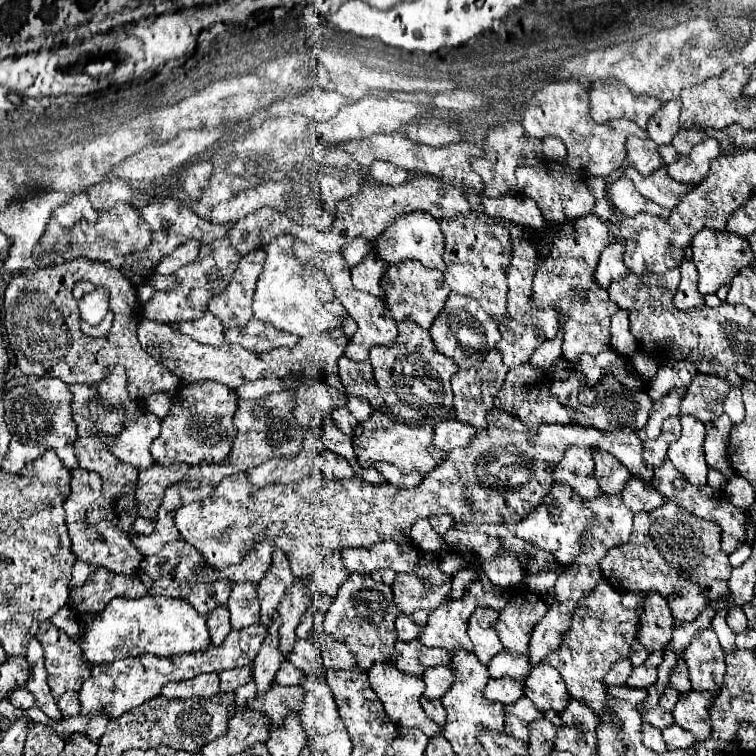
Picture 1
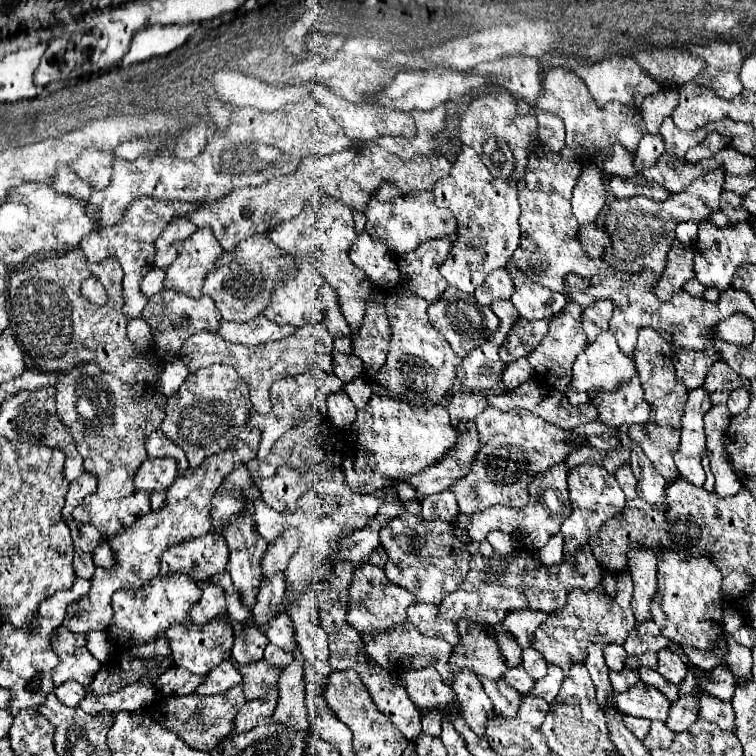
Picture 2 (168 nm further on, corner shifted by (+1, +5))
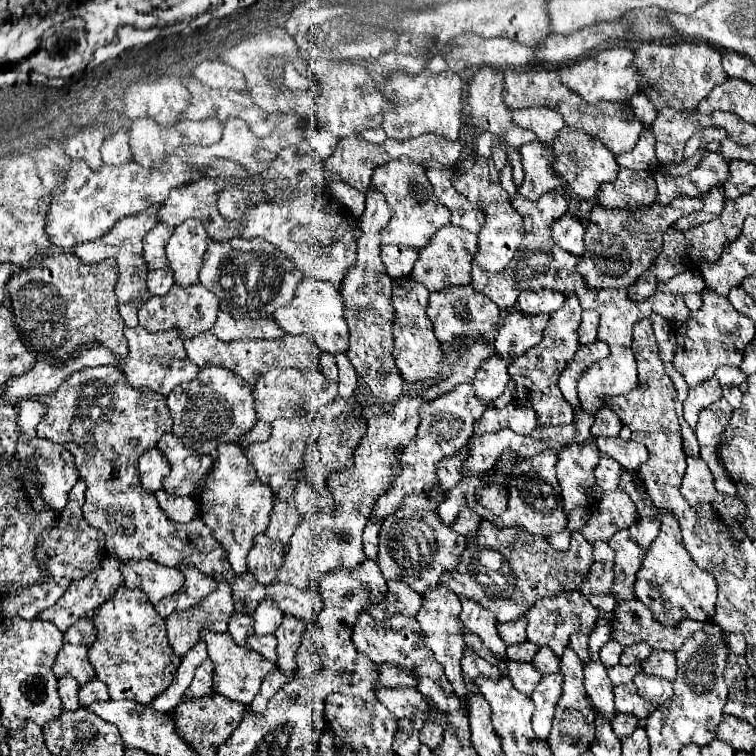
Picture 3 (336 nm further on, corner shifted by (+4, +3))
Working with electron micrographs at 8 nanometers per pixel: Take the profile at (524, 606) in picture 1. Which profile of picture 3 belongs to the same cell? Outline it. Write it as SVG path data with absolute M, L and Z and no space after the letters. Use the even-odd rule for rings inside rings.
M519 617L511 623L499 623L497 631L507 645L519 645L519 643L525 643L525 623L527 621L523 617Z

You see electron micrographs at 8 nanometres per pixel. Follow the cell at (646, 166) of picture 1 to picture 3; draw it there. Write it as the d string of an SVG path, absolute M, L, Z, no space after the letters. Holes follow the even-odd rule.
M569 127L561 129L561 135L557 135L557 143L553 145L553 151L557 155L557 161L555 161L553 169L559 175L563 175L567 187L581 199L595 197L603 183L609 183L609 181L617 179L619 163L617 163L615 153L609 151L609 147L605 147L597 139L585 135L585 131L571 131Z

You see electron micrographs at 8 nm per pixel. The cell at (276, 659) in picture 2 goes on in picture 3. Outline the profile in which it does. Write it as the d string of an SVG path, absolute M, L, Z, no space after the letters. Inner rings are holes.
M251 635L249 637L249 647L255 649L259 655L263 655L267 661L271 661L271 663L277 661L277 651L275 651L277 639L275 639L275 635L263 635L263 637Z

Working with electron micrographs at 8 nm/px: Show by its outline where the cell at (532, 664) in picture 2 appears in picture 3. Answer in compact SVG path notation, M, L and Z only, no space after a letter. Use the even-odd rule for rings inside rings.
M541 647L537 651L537 655L531 661L533 667L537 667L537 671L541 675L549 675L549 673L557 673L559 671L559 659L553 655L553 651L549 651L549 647Z

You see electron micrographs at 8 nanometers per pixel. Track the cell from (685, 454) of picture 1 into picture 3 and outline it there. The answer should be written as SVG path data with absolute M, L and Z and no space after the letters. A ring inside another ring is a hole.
M715 377L701 383L699 387L689 389L689 395L683 403L683 415L685 415L685 421L689 423L689 427L695 427L699 413L705 407L709 407L711 403L715 403L717 399L721 399L721 393L723 393L723 389L721 389L721 385L717 383Z

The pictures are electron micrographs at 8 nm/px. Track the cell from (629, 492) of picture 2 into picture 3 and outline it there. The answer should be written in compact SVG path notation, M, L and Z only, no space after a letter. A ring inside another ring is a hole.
M601 457L599 465L597 465L597 471L595 471L597 485L603 491L617 491L619 483L621 483L621 473L623 473L623 469L613 459Z

